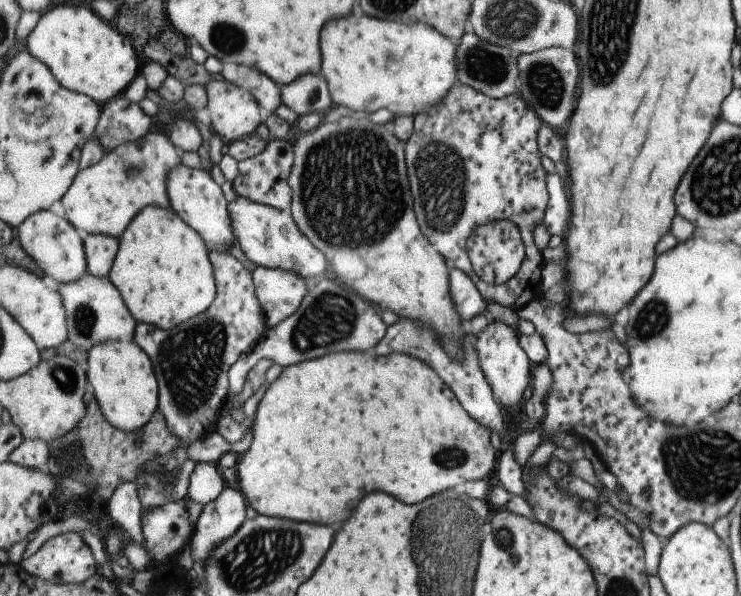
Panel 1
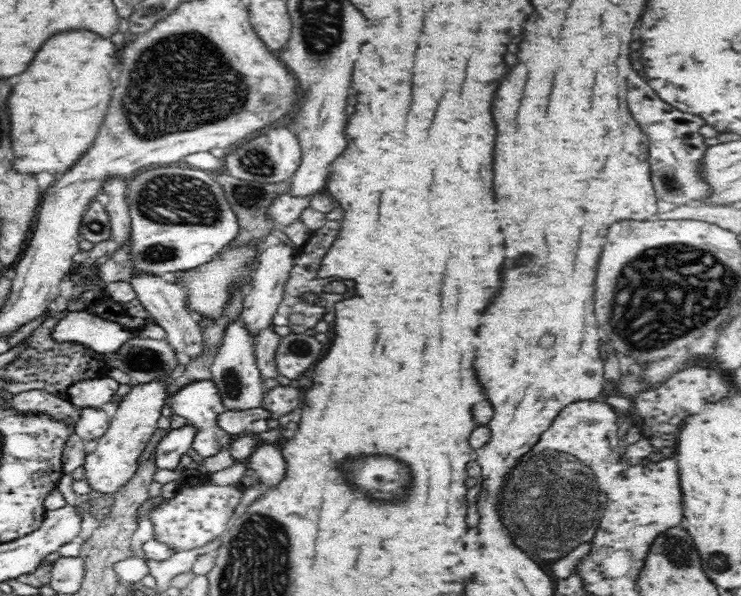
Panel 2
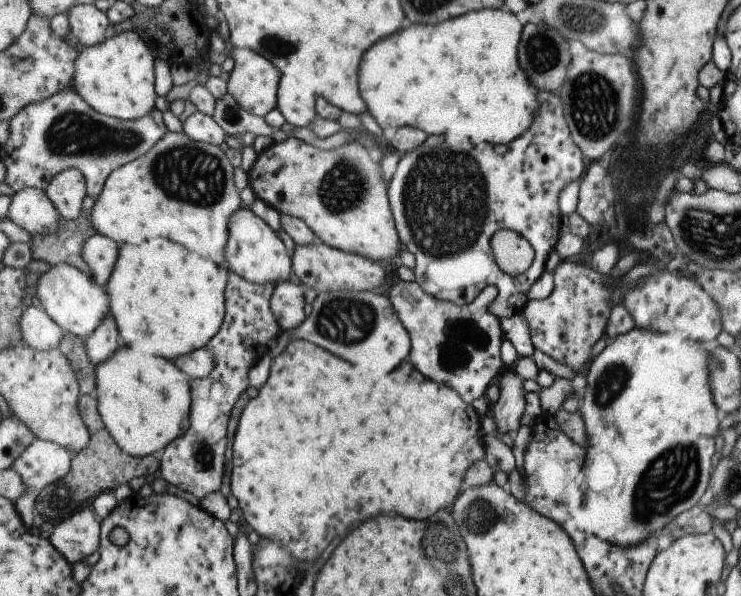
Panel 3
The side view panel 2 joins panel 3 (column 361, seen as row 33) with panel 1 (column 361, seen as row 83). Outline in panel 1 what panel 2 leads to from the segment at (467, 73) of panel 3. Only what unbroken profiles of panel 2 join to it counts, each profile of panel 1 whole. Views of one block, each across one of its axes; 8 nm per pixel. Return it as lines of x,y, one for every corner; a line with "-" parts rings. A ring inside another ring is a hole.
357,8
349,18
341,18
335,22
329,22
323,30
323,74
329,82
331,97
335,106
349,106
351,110
361,112
377,112
381,108
391,110
395,116
405,114
419,114
423,110
429,110
446,100
445,96
452,92
458,84
458,50
455,44
451,44
449,38
445,38
437,28
421,22
413,24
399,24
399,22
387,22
379,18
367,16
361,8

